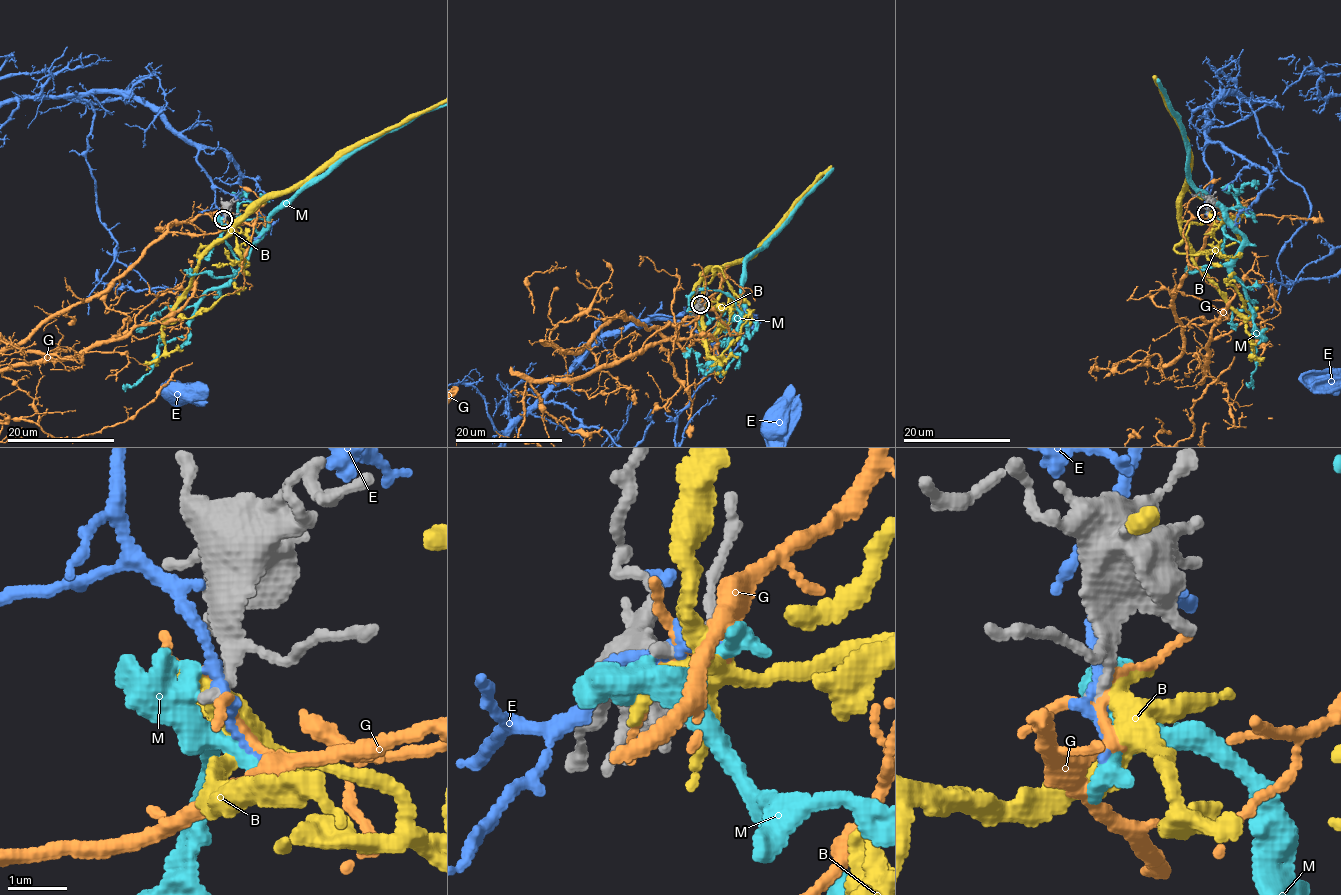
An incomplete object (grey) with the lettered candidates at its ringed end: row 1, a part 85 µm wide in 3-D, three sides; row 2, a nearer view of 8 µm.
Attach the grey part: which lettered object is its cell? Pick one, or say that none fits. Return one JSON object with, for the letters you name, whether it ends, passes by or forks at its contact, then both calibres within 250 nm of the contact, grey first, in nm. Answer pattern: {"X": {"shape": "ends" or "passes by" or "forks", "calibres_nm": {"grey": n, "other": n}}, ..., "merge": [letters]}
{"merge": []}

